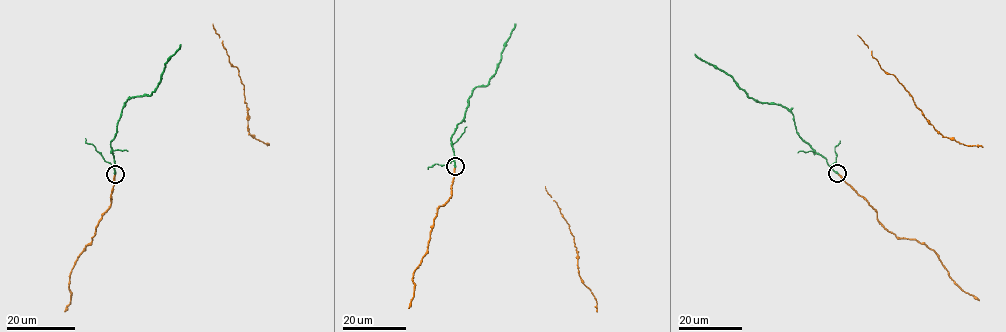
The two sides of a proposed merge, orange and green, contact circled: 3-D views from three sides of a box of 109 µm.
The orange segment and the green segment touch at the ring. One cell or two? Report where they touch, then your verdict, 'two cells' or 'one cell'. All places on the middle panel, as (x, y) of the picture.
place (455, 166); two cells

